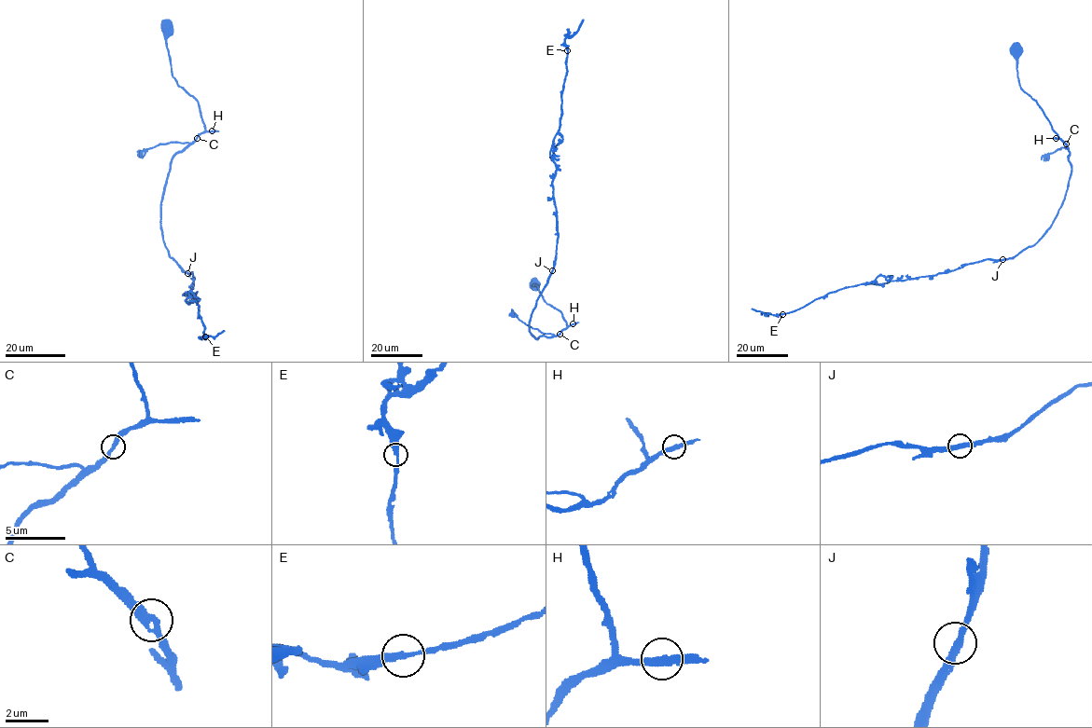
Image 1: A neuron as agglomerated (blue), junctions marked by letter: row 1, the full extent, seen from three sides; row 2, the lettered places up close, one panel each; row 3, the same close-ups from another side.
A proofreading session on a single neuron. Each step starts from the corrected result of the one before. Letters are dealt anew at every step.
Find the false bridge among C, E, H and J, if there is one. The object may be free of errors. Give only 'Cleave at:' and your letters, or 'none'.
Cleave at: none

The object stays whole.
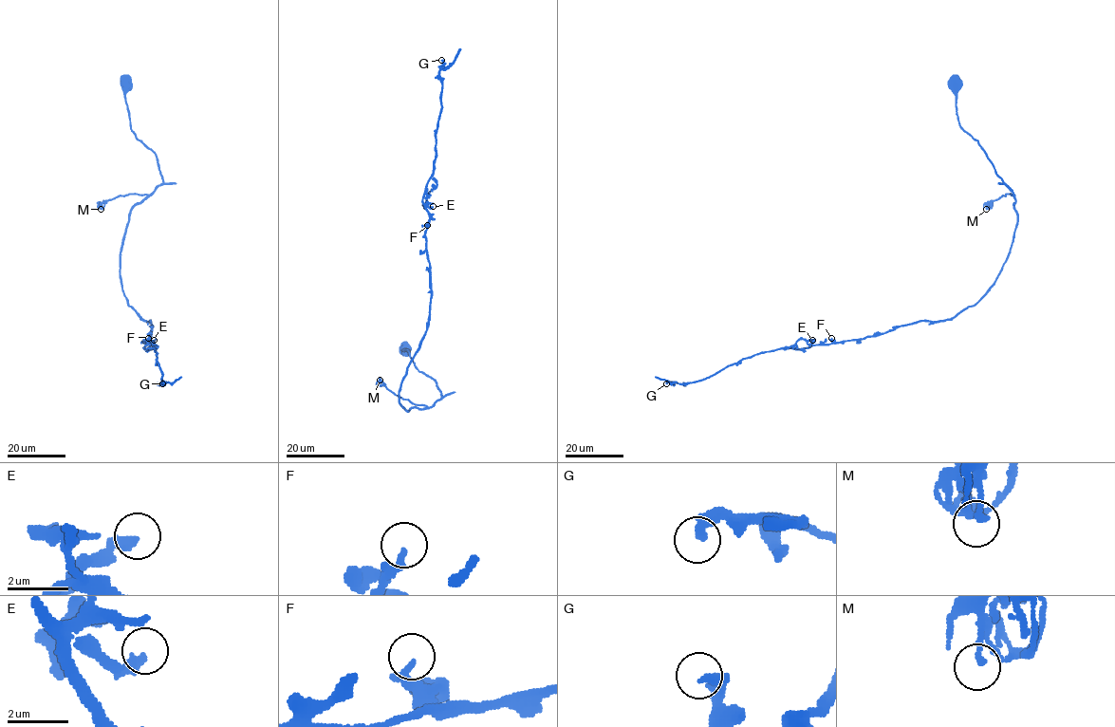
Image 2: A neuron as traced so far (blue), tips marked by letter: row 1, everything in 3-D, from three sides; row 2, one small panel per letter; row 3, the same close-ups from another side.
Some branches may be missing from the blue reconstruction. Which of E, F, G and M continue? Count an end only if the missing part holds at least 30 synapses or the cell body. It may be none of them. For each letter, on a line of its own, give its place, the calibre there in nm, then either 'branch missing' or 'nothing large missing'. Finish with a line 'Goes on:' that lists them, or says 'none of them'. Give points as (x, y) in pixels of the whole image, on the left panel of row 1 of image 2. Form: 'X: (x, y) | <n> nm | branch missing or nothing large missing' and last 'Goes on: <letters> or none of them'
E: (154, 340) | 360 nm | nothing large missing
F: (148, 338) | 160 nm | nothing large missing
G: (162, 383) | 260 nm | nothing large missing
M: (101, 209) | 180 nm | nothing large missing
Goes on: none of them

